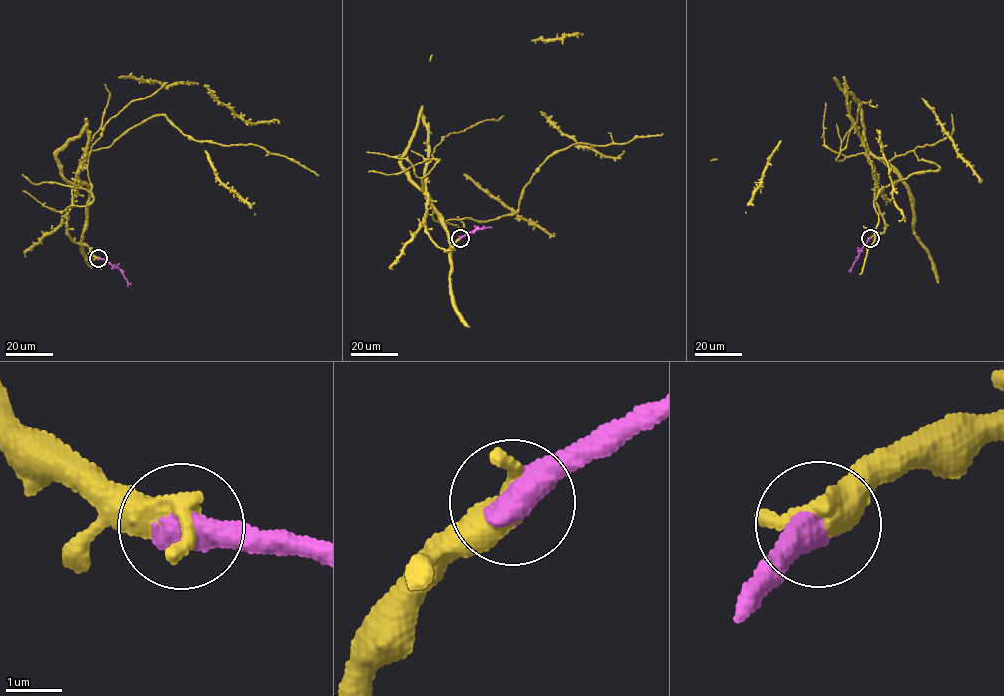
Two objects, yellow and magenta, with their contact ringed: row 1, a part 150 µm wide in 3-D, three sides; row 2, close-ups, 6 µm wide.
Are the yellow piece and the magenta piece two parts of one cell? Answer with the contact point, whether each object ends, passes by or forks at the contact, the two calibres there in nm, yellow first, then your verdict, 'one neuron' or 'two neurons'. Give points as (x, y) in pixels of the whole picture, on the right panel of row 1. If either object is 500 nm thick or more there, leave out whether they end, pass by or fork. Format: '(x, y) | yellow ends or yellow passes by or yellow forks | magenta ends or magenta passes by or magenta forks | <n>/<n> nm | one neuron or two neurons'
(870, 238) | 440/600 nm | one neuron

